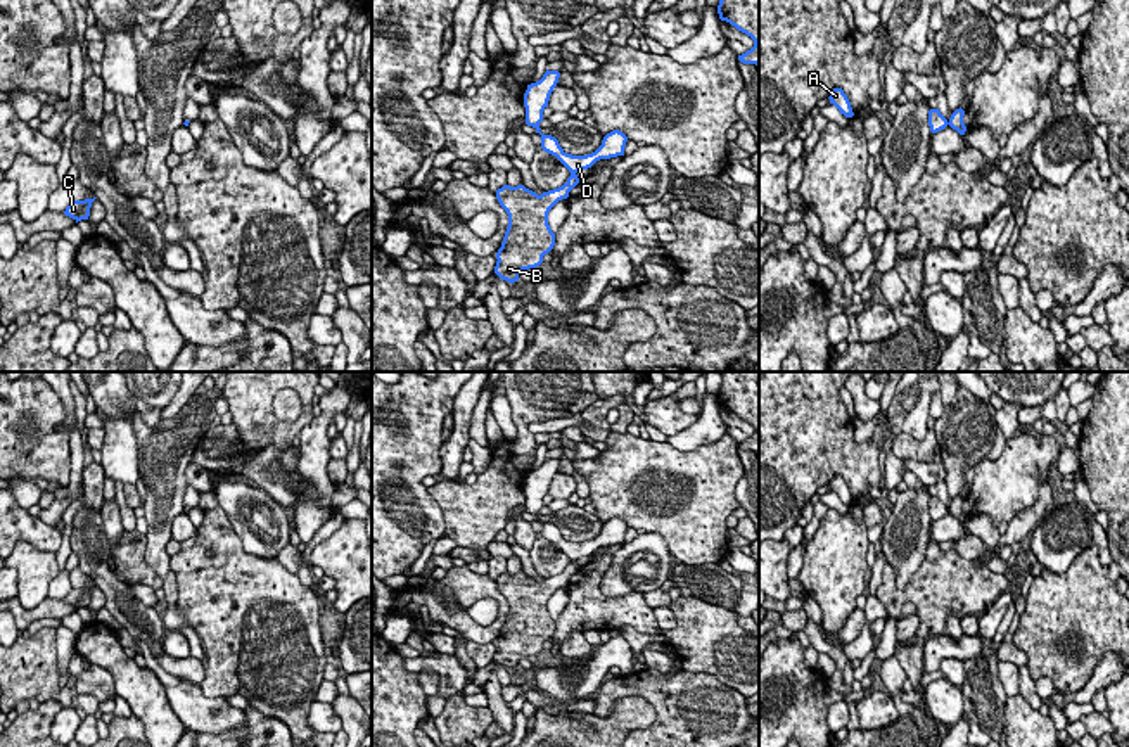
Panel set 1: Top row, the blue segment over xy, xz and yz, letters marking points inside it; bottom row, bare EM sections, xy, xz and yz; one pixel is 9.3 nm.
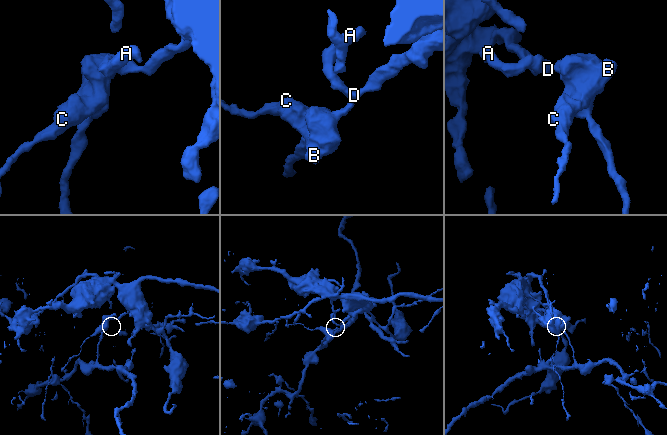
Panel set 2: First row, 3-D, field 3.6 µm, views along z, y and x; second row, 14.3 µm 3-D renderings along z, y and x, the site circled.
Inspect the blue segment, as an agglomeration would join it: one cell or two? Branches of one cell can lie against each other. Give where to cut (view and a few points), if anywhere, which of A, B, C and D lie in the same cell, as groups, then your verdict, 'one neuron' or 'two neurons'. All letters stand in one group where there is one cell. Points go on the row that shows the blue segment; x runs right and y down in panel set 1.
cut xz (571, 172), (574, 175); groups A D / B C; two neurons

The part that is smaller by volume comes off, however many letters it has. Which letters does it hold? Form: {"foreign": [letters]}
{"foreign": ["B", "C"]}

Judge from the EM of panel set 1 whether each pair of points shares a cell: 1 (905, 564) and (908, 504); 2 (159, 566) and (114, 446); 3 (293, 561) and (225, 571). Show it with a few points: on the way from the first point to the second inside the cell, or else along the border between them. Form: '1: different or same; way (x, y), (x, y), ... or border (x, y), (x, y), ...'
1: same; way (905, 549), (908, 519)
2: different; border (135, 438), (140, 478)
3: different; border (275, 559), (296, 574)

